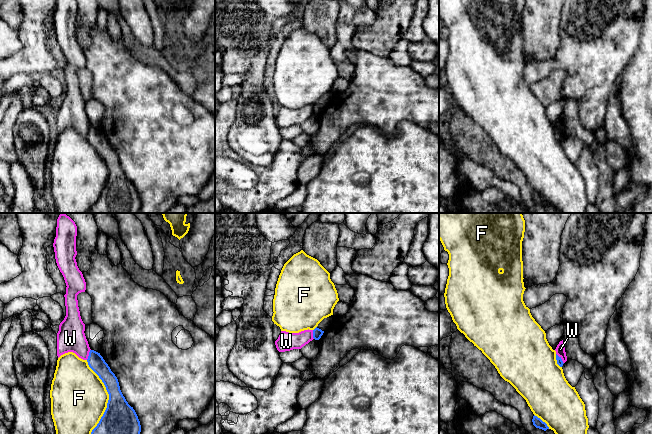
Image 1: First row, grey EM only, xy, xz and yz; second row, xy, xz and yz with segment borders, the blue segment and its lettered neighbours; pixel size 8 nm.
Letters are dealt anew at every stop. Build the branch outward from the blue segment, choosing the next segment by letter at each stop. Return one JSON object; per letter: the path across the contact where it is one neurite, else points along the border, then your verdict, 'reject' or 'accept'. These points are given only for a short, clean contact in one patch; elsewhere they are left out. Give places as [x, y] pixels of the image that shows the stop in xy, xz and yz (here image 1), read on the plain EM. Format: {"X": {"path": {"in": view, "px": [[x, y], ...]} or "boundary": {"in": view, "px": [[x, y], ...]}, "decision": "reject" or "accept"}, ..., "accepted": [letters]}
{"F": {"decision": "reject"}, "W": {"boundary": {"in": "xy", "px": [[90, 125], [86, 135]]}, "decision": "reject"}, "accepted": []}

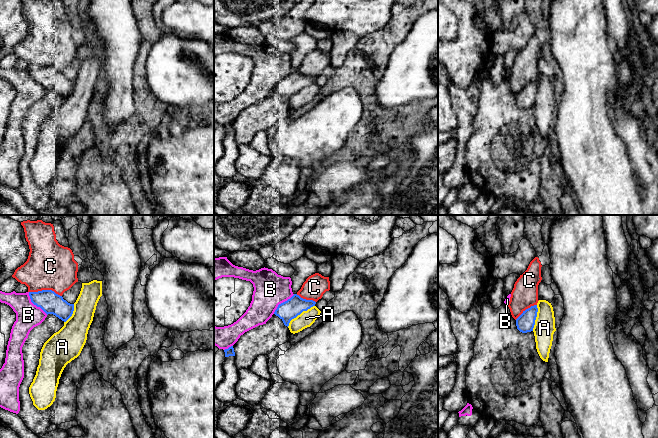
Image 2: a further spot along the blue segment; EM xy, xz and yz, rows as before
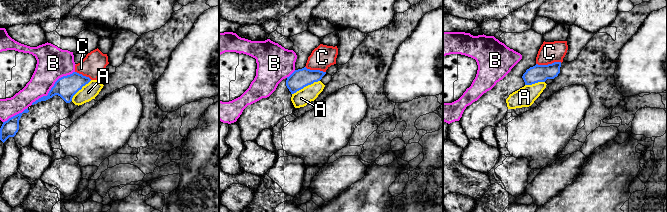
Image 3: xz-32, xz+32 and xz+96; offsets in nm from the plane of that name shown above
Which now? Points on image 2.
{"A": {"boundary": {"in": "xz", "px": [[314, 81], [303, 86], [287, 102]]}, "decision": "reject"}, "B": {"decision": "reject"}, "C": {"decision": "reject"}, "accepted": []}

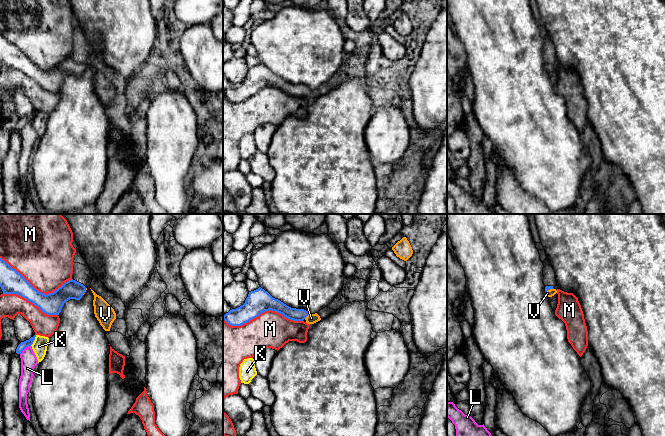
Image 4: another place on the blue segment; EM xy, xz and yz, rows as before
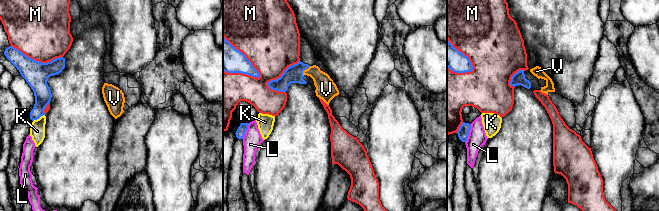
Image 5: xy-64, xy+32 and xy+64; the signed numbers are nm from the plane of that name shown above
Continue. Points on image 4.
{"K": {"boundary": {"in": "xy", "px": [[36, 111], [30, 121]]}, "decision": "reject"}, "L": {"boundary": {"in": "xy", "px": [[30, 121], [20, 130]]}, "decision": "reject"}, "M": {"decision": "reject"}, "V": {"path": {"in": "xz", "px": [[294, 90], [306, 92], [311, 94]]}, "decision": "accept"}, "accepted": ["V"]}

